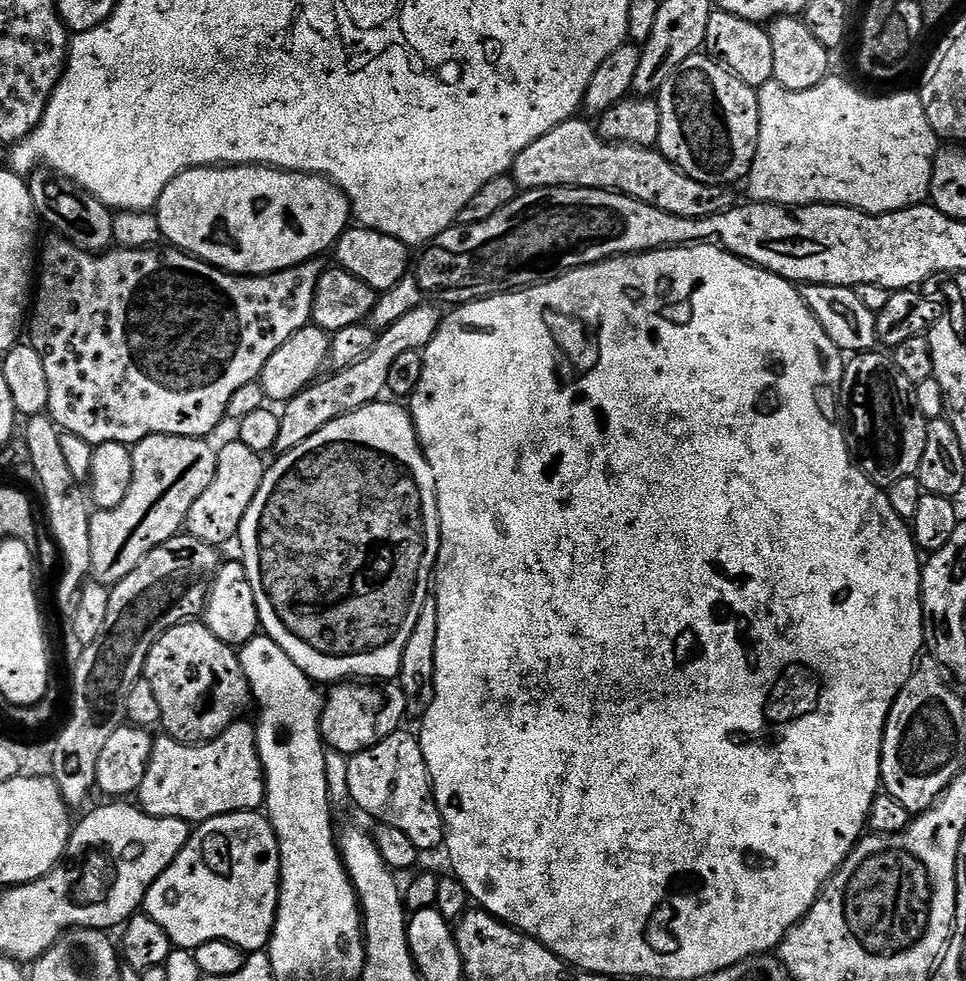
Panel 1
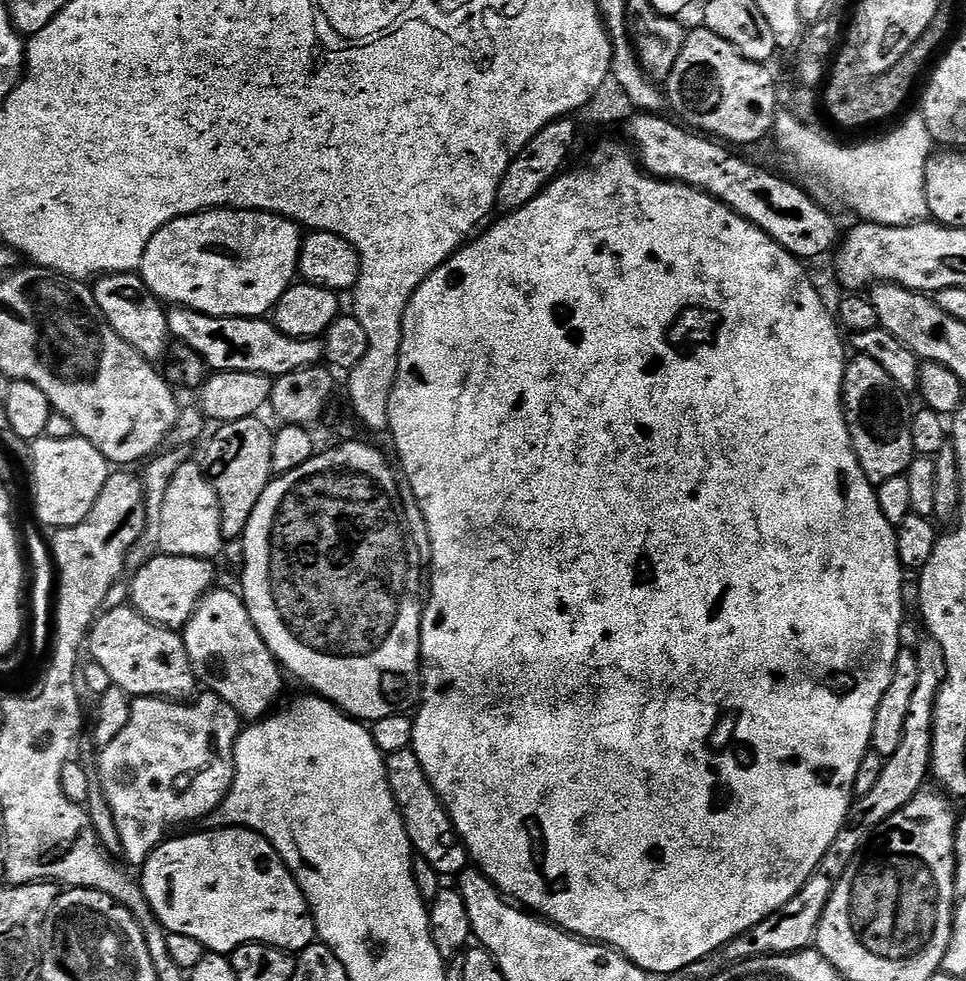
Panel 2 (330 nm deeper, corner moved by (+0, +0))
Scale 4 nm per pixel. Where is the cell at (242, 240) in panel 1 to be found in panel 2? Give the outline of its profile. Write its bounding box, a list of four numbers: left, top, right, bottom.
[138,208,302,318]

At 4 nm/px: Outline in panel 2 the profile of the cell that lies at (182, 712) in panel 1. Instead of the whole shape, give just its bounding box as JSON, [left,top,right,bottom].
[86,606,198,702]

